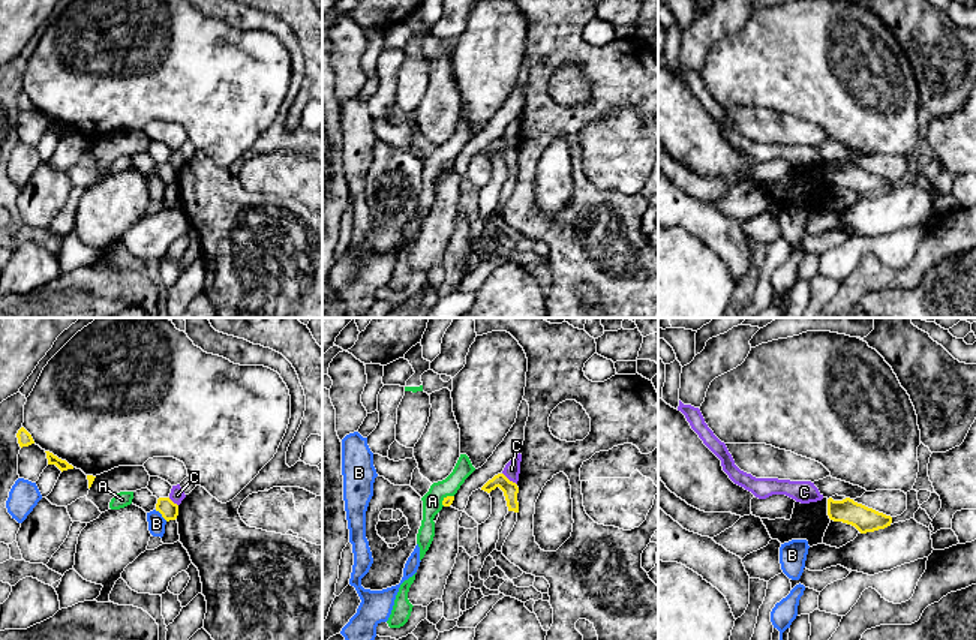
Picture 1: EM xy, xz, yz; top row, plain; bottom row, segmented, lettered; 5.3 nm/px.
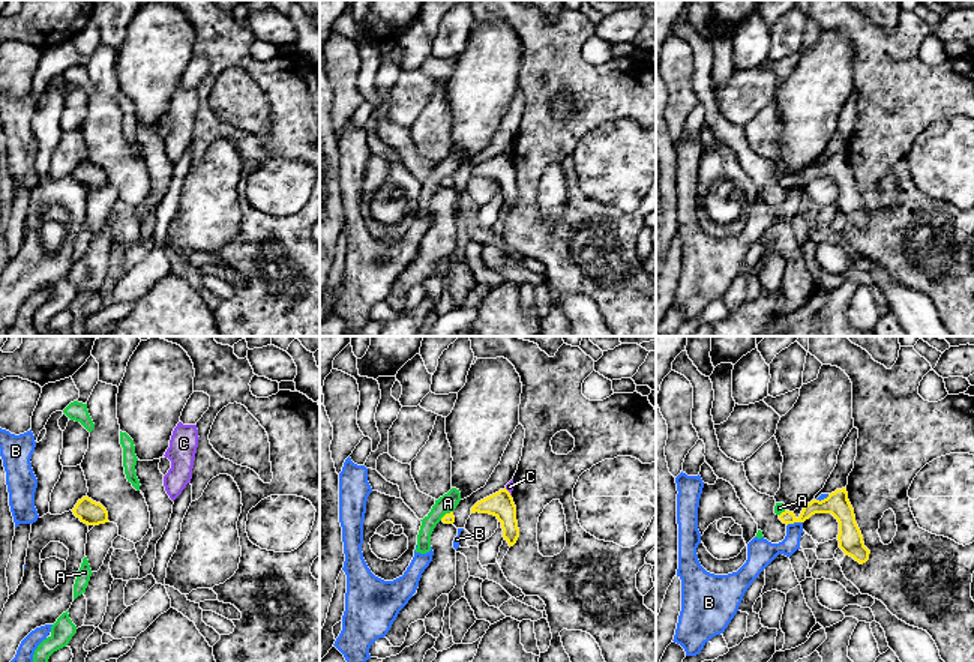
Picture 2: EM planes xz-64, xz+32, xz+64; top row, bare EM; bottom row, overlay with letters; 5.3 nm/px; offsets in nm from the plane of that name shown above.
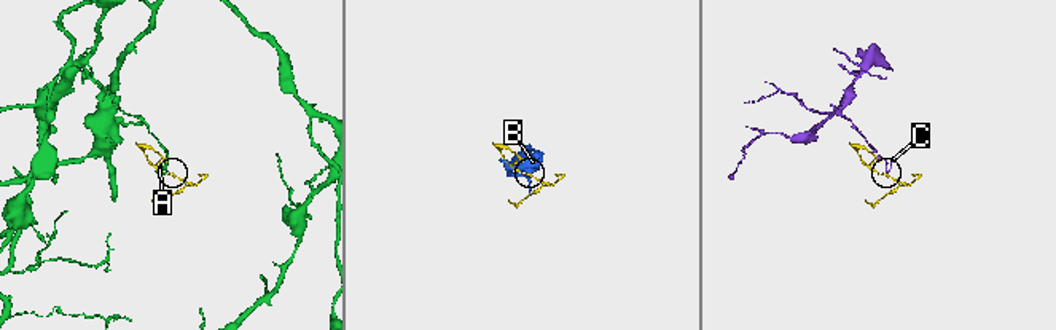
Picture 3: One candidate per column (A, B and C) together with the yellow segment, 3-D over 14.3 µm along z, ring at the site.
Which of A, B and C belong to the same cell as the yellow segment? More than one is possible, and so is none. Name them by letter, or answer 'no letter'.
no letter

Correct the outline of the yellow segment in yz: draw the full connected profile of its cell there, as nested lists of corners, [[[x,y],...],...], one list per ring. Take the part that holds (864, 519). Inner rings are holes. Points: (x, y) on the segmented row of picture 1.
[[[850,498],[843,501],[828,499],[828,516],[834,522],[855,526],[861,534],[874,532],[891,526],[892,517],[855,502]]]

